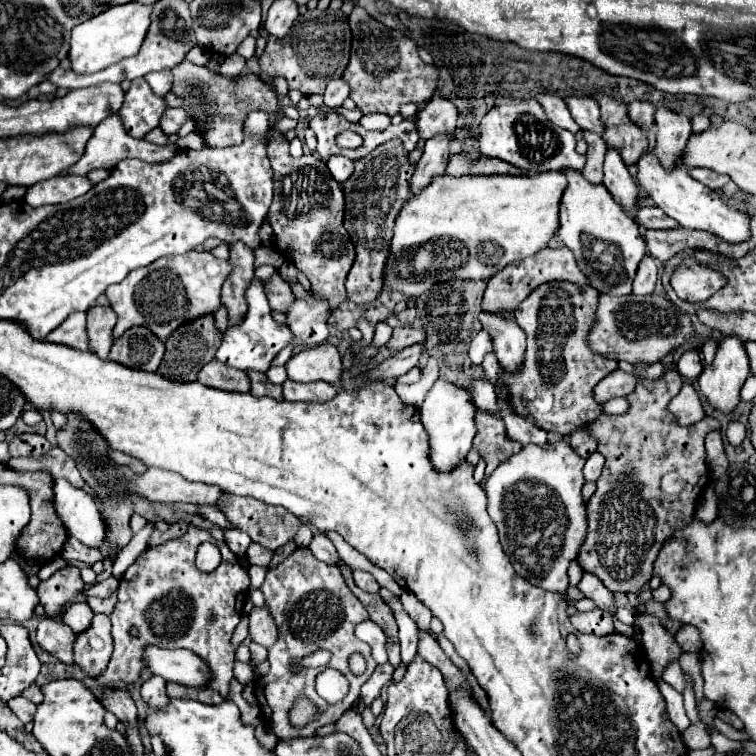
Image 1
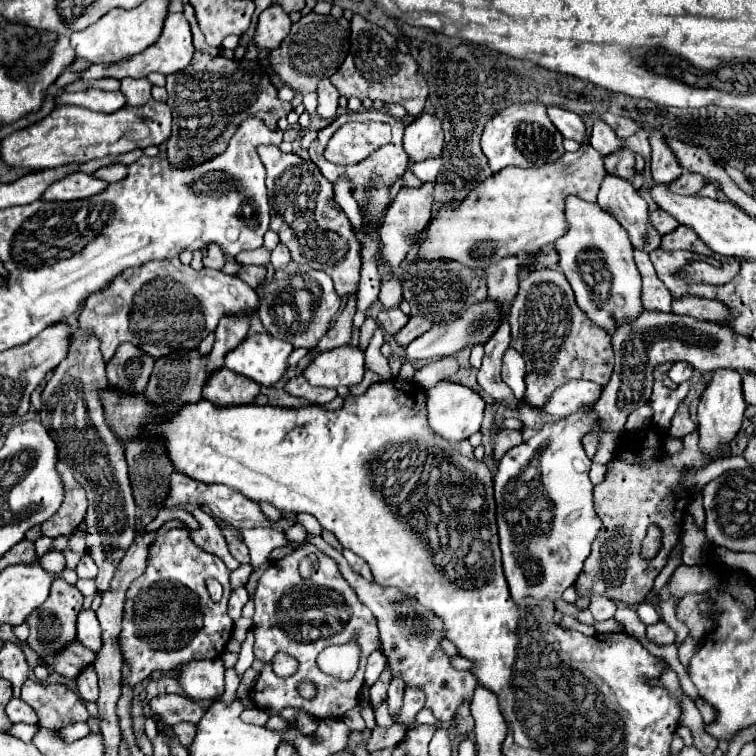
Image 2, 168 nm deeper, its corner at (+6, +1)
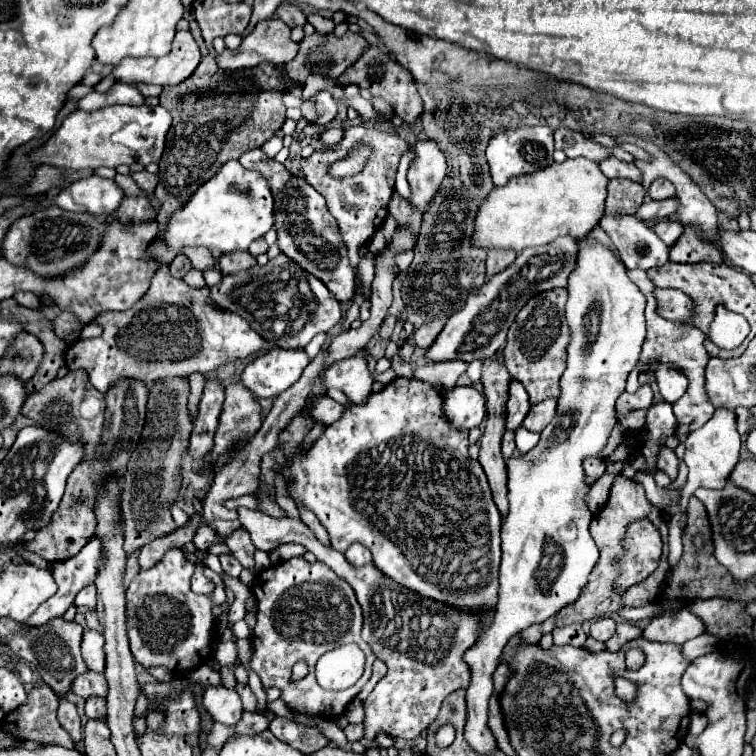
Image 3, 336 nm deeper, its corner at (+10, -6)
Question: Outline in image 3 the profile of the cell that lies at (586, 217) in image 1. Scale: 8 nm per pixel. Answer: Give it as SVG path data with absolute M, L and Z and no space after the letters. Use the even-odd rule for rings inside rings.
M592 235L578 239L576 269L568 277L568 303L566 319L572 329L572 339L568 345L568 367L560 379L560 397L558 411L552 423L540 433L540 441L530 453L512 457L506 461L508 467L508 515L502 519L502 565L500 565L500 591L496 603L496 617L488 633L464 653L463 660L472 671L470 687L466 689L468 721L464 737L468 745L480 755L492 755L498 749L496 737L488 727L488 701L494 695L492 673L498 667L500 653L508 639L516 633L522 633L532 623L542 623L550 615L558 613L568 603L576 601L580 589L586 585L592 567L596 565L600 553L590 535L592 511L586 503L590 487L586 483L586 473L582 469L582 459L600 457L604 451L610 431L616 423L614 403L624 391L628 373L636 367L640 357L640 347L646 337L646 319L644 319L644 295L638 285L628 277L626 265L614 255L614 251L598 243Z

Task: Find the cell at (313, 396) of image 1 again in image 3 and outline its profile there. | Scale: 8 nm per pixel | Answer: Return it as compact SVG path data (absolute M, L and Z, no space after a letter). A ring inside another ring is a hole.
M318 395L316 401L310 401L310 413L316 421L324 423L324 425L330 425L332 421L338 421L340 419L340 413L344 411L344 405L336 403L334 399L330 399L328 395Z

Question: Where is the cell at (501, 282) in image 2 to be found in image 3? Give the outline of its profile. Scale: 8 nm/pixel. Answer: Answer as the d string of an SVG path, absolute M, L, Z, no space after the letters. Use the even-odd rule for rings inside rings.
M488 253L488 259L486 259L486 279L494 277L496 273L504 271L508 265L512 265L512 261L516 259L516 253Z

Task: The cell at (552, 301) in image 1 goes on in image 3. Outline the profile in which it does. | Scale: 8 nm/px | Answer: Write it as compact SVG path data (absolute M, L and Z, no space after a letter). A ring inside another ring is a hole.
M566 289L542 291L530 297L528 303L516 315L514 325L508 329L508 341L504 347L504 365L528 391L530 403L536 405L548 397L560 395L560 377L566 369L566 347L570 343L570 327L564 317Z

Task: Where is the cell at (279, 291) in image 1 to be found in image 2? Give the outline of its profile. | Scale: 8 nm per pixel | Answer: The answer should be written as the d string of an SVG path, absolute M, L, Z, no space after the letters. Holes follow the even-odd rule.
M242 266L242 270L236 276L254 288L254 286L262 284L262 280L266 276L266 268L264 266Z

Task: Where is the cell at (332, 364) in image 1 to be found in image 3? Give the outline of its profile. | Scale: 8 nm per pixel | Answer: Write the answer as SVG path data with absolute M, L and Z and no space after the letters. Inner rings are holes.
M348 357L332 363L322 377L326 389L340 389L350 403L364 403L372 393L372 377L364 357Z

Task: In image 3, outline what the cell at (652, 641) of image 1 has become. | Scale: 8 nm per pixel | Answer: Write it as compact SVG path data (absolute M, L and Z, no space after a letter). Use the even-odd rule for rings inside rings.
M682 609L674 617L658 617L652 619L644 629L644 639L658 643L674 643L682 645L688 639L694 639L704 633L704 623L692 615L688 609Z

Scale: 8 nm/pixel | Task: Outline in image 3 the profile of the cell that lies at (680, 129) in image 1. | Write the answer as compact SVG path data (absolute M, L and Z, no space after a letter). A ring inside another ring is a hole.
M654 179L650 189L648 189L648 195L652 199L664 199L664 197L672 197L676 191L674 191L674 185L668 183L666 179Z

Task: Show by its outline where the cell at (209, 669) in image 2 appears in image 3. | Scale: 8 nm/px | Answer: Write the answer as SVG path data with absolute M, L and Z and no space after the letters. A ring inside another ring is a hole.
M222 685L206 687L202 691L202 703L204 703L204 709L218 723L224 723L224 725L236 725L244 711L238 693L234 689L226 689Z

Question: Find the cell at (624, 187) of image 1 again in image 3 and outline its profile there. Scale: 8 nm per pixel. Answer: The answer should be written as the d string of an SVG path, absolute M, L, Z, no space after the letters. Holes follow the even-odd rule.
M604 213L604 217L600 219L598 223L612 239L614 247L618 249L620 253L620 259L624 261L624 265L628 269L650 269L650 267L656 267L656 265L664 265L668 261L668 247L658 239L658 235L642 221L638 219L636 215L610 215L610 213Z

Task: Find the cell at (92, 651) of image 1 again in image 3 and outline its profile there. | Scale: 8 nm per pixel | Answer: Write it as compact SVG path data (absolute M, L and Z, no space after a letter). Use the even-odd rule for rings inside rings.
M88 697L84 711L90 719L106 717L106 699L104 697Z

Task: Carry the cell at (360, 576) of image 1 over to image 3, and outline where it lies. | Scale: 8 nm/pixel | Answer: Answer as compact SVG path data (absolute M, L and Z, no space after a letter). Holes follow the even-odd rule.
M352 545L352 547L348 547L348 551L344 555L346 555L348 563L354 567L362 567L372 561L372 555L368 553L368 549L364 549L364 545Z

